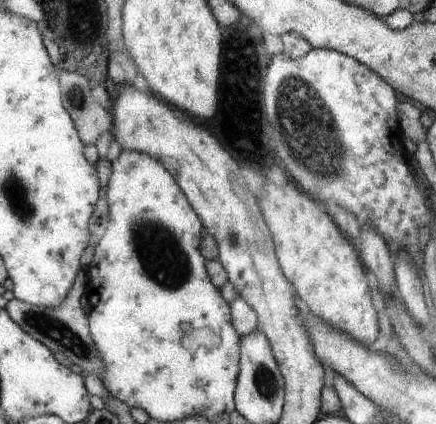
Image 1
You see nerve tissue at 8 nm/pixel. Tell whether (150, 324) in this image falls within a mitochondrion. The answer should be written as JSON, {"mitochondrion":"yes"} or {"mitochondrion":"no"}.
{"mitochondrion":"no"}

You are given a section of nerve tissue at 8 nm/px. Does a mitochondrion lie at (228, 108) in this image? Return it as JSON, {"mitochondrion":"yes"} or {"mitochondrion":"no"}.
{"mitochondrion":"no"}

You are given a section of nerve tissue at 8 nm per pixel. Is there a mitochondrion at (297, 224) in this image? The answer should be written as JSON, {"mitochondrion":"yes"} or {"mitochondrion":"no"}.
{"mitochondrion":"no"}

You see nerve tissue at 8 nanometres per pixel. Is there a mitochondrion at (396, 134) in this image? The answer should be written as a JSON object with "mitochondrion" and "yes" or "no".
{"mitochondrion":"no"}

